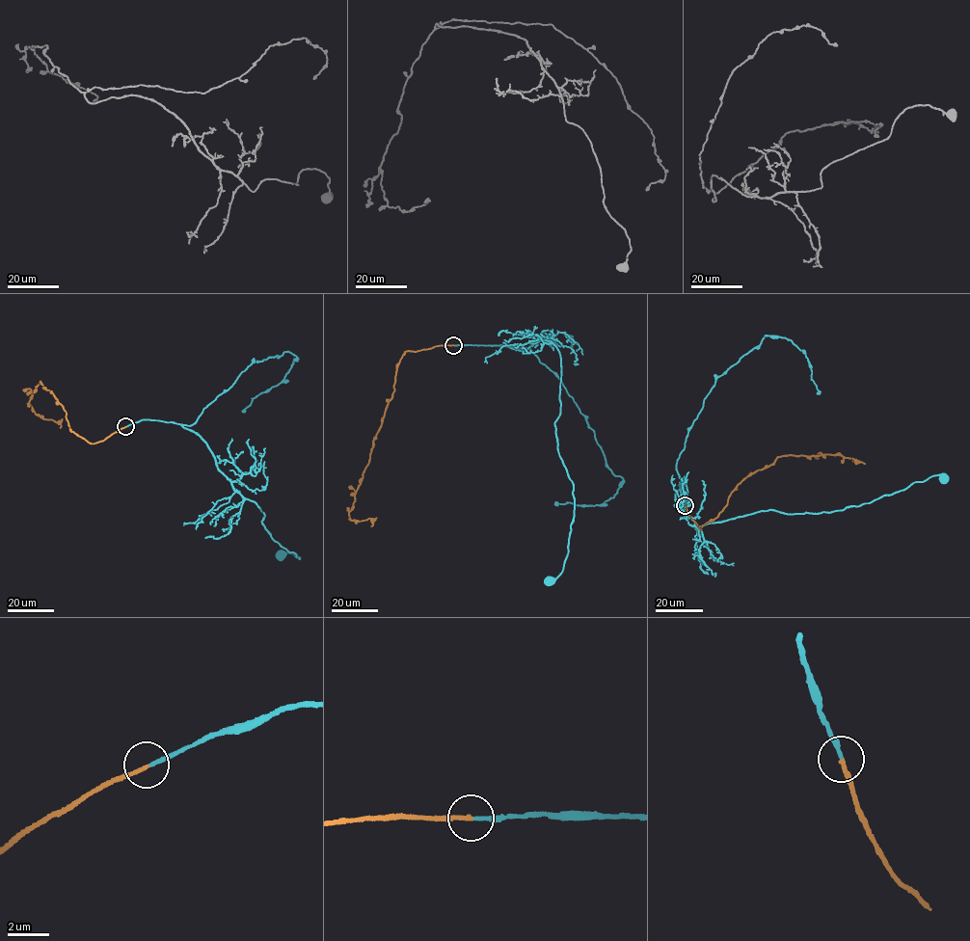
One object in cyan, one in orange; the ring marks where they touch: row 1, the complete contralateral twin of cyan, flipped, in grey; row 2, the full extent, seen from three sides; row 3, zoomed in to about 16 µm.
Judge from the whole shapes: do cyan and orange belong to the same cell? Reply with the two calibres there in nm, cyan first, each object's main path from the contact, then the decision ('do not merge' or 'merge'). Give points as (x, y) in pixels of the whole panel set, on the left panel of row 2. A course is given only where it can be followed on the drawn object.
170/190 nm | cyan via (126, 426), (148, 419), (193, 430), (232, 487), (263, 512), (273, 539), (301, 557), (281, 556) | orange via (125, 426), (90, 443), (69, 428), (66, 412), (40, 382), (31, 392), (32, 409), (60, 428) | merge

